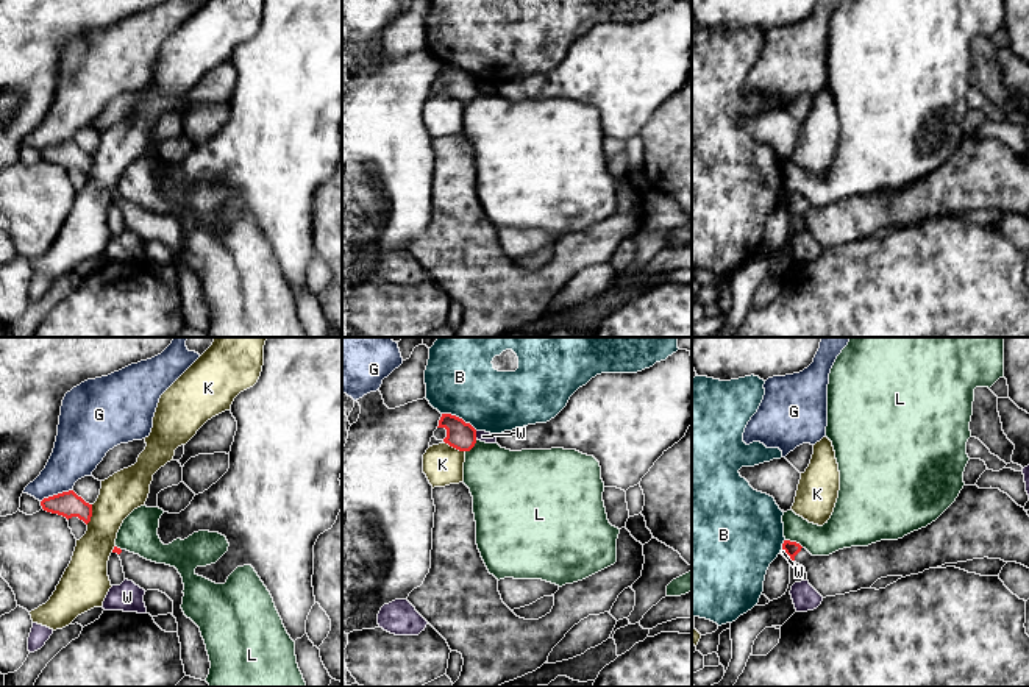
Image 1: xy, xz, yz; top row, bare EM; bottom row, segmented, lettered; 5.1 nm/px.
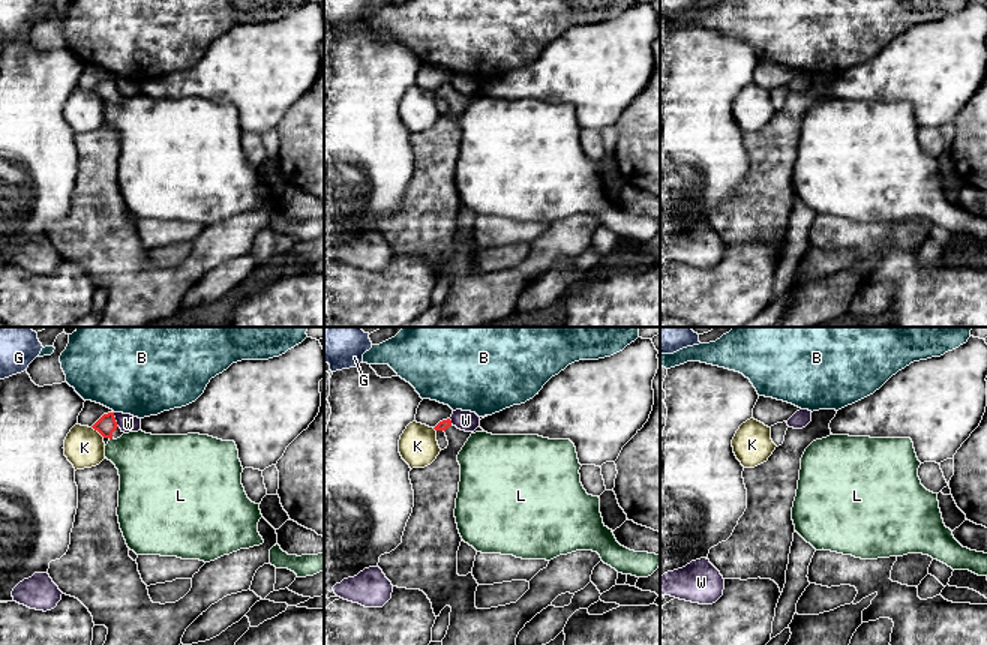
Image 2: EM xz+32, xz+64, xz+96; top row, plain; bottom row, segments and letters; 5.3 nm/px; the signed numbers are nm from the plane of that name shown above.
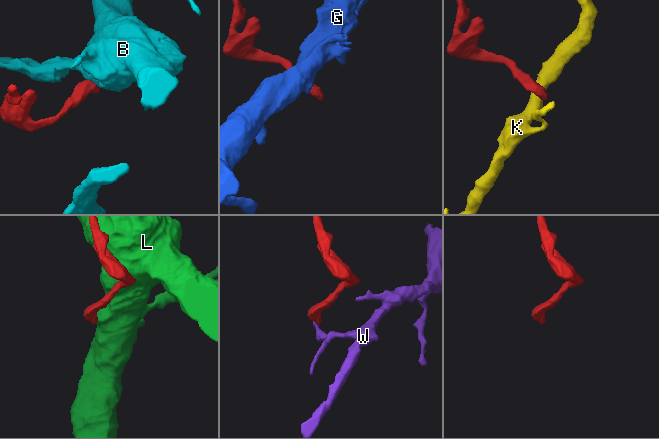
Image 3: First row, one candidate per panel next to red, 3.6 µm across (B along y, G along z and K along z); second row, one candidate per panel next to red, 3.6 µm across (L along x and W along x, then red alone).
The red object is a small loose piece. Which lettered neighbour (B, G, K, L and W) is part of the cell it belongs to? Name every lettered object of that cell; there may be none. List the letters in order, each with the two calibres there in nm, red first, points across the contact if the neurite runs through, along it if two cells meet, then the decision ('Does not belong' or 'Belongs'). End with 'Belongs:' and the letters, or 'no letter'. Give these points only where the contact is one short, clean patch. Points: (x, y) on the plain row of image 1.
B: Thickness 140 nm (red) against 340 nm. Boundary: xz (442, 63), (458, 66), (477, 80). Does not belong
G: Thickness 130 nm (red) against 240 nm. Does not belong
K: Thickness 140 nm (red) against 200 nm. Boundary: xz (444, 91), (464, 102). Does not belong
L: Thickness 80 nm (red) against 180 nm. Does not belong
W: Thickness 140 nm (red) against 60 nm. Boundary: xz (475, 81), (477, 88). Does not belong
Belongs: no letter

